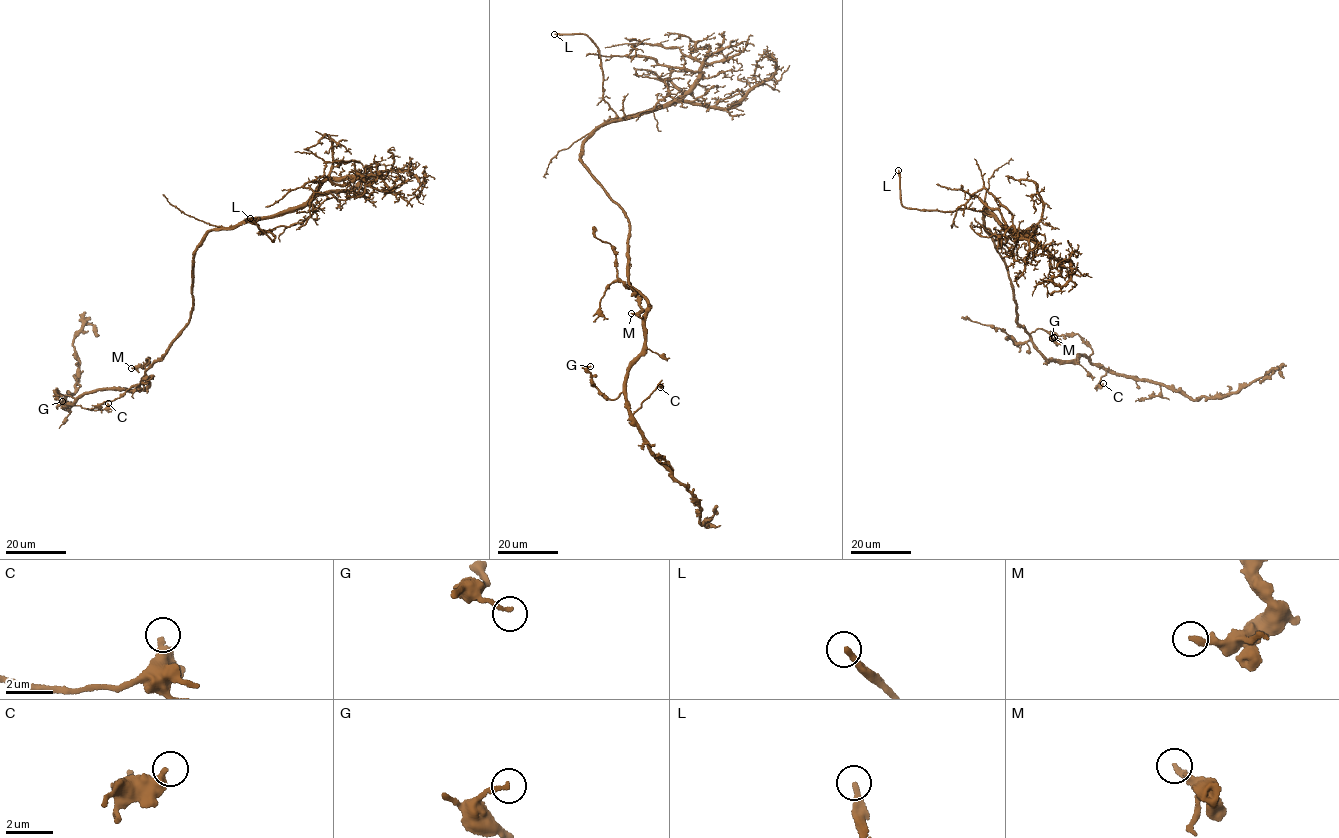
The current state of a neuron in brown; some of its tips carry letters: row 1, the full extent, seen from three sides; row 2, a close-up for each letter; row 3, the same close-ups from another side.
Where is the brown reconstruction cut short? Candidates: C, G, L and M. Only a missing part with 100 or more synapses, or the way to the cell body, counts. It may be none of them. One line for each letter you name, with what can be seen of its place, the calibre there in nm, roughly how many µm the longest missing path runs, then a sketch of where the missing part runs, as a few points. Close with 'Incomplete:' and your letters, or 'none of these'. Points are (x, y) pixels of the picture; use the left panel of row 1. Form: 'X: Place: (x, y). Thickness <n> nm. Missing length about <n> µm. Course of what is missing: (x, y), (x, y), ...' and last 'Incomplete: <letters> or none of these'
L: Place: (250, 218). Thickness 280 nm. Missing length about 40 µm. Course of what is missing: (250, 218), (252, 194), (246, 183), (243, 161), (217, 123)
Incomplete: L

